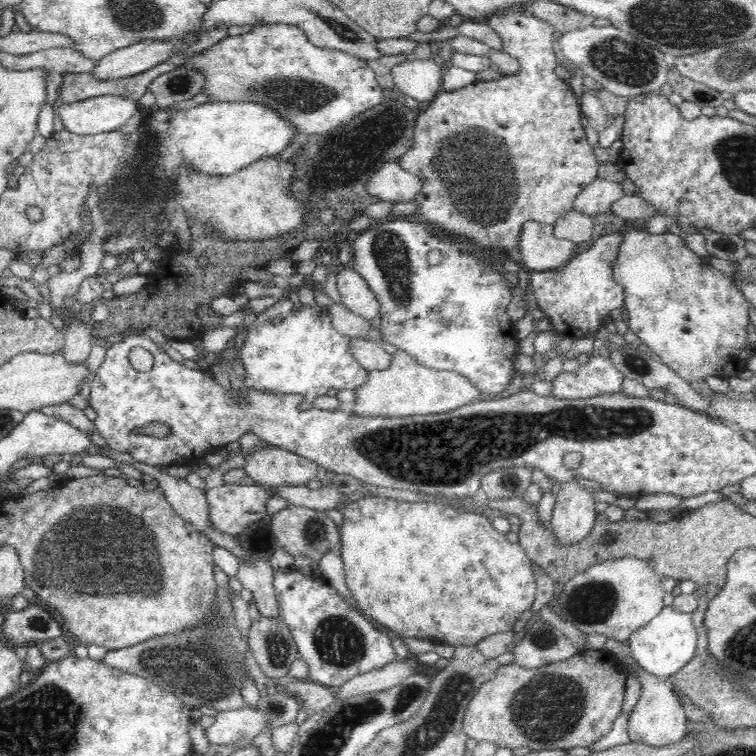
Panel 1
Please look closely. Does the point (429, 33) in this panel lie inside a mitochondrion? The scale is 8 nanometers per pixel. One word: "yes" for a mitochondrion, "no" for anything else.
no

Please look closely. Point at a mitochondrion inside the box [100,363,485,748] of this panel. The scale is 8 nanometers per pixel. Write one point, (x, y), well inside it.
(200, 667)

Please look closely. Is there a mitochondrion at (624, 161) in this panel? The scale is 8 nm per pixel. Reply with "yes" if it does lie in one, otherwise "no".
no

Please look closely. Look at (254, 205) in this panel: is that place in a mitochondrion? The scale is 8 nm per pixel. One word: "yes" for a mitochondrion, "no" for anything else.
no

